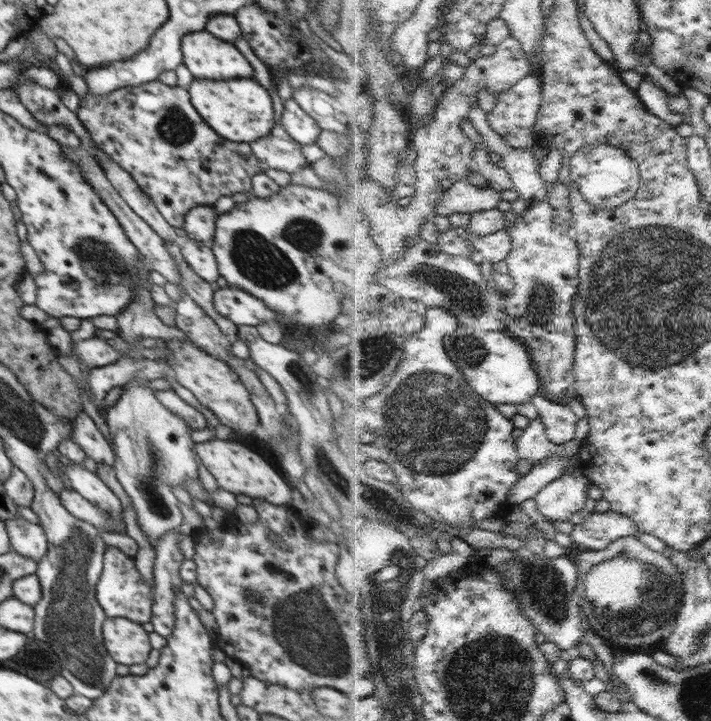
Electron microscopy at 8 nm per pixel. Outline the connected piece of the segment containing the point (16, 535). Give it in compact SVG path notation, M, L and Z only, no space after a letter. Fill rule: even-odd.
M11 518L6 520L6 527L11 548L18 554L40 563L40 558L47 553L48 548L41 525L24 518Z

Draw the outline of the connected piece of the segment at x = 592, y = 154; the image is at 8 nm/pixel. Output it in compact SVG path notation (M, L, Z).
M611 144L584 145L575 155L571 164L573 179L578 182L579 189L594 206L599 209L615 209L632 200L643 185L641 166L624 149Z

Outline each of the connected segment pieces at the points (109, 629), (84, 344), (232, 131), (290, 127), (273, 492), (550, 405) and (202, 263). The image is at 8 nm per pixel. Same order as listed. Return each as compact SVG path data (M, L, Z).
M106 617L103 624L103 641L109 655L118 663L126 666L144 664L149 657L150 646L149 634L144 631L141 623L132 622L129 618Z
M98 335L76 340L75 353L90 369L114 364L123 354L114 350L105 340Z
M194 78L190 88L190 100L198 114L208 122L210 128L214 128L222 138L232 142L254 142L256 138L262 138L270 134L274 128L274 112L272 112L272 100L264 86L260 86L254 80L248 78L234 78L234 80L202 80Z
M294 99L283 104L281 127L301 145L315 143L321 131L318 123Z
M220 435L208 442L196 443L195 450L202 464L214 476L218 487L233 495L243 494L253 500L262 498L274 506L289 506L292 499L292 486L260 456L254 449L247 447L246 443L239 442L236 438Z
M538 394L533 403L539 408L541 418L548 428L549 438L559 446L576 438L580 418L568 404L557 403L551 398Z
M189 240L181 248L183 257L189 267L206 282L214 282L220 278L217 260L210 245L202 244L196 240Z

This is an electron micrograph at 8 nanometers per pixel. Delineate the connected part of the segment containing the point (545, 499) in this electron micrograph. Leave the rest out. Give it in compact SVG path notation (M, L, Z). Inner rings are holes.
M578 467L571 474L564 474L537 497L541 513L549 520L570 520L576 512L586 509L589 496L586 489L592 482L593 479Z

